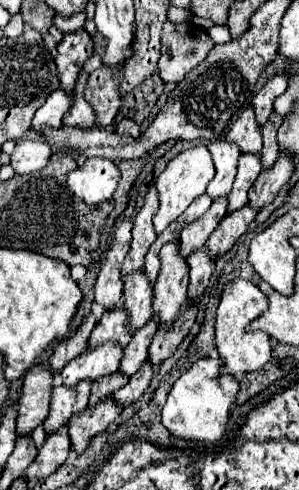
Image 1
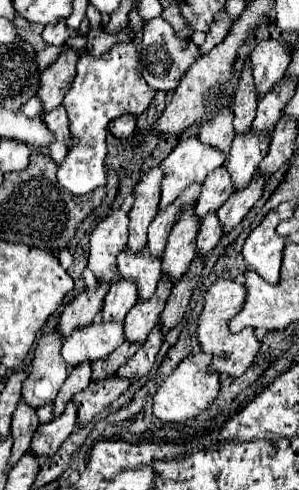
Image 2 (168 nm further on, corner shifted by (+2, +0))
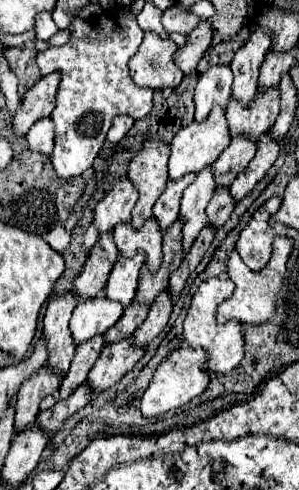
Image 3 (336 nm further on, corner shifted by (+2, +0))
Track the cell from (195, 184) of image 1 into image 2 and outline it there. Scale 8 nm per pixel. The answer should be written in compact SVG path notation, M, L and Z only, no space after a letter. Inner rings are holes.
M188 137L178 141L170 155L160 163L164 171L162 179L162 201L160 207L170 205L182 189L190 183L204 183L206 175L216 167L224 165L226 157L222 151L216 151L208 145L202 145L198 137Z

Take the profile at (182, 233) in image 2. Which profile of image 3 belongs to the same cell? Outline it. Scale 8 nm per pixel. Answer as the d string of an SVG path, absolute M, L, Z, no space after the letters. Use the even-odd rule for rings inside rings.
M204 169L198 173L196 181L184 189L182 201L180 201L180 217L184 219L182 227L182 251L188 253L192 243L196 241L202 227L208 225L206 221L206 205L214 195L214 179L210 169Z

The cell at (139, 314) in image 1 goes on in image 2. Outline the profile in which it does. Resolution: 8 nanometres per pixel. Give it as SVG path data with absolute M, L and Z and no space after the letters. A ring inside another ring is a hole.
M146 247L142 253L130 253L130 249L122 249L118 255L118 271L122 277L130 277L138 285L138 295L140 299L150 299L156 283L162 275L162 261L160 257L150 257L146 253Z

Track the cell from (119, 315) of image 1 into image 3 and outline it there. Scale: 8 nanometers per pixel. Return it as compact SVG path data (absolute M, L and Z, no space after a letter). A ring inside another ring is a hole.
M138 253L138 257L132 257L132 259L126 259L120 255L110 277L108 277L106 297L122 303L122 307L130 307L134 301L134 293L138 287L138 275L140 275L142 265L144 265L142 253Z

